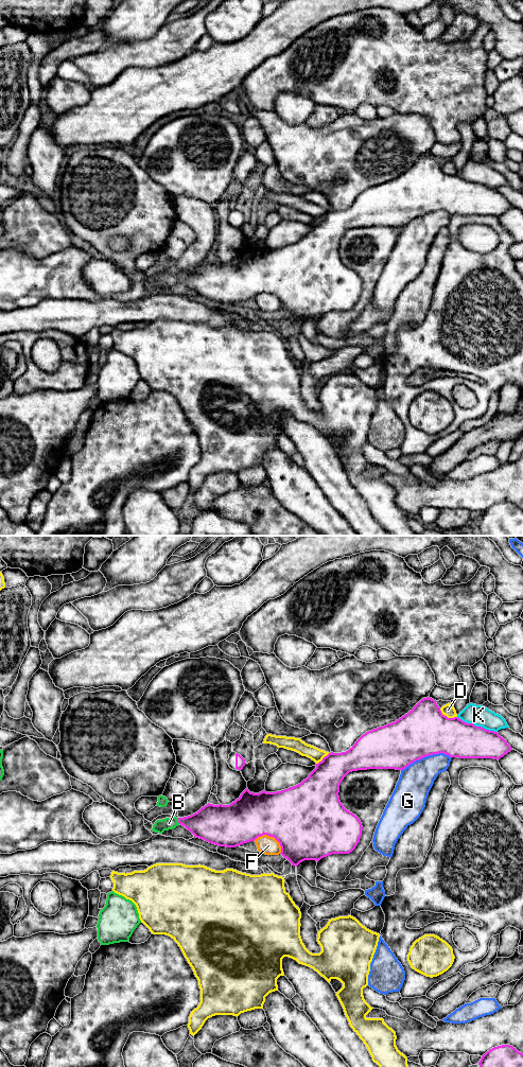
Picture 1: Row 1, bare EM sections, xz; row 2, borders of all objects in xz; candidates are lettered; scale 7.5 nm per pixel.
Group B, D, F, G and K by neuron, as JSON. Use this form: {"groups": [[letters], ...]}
{"groups": [["B"], ["D"], ["F"], ["G"], ["K"]]}

